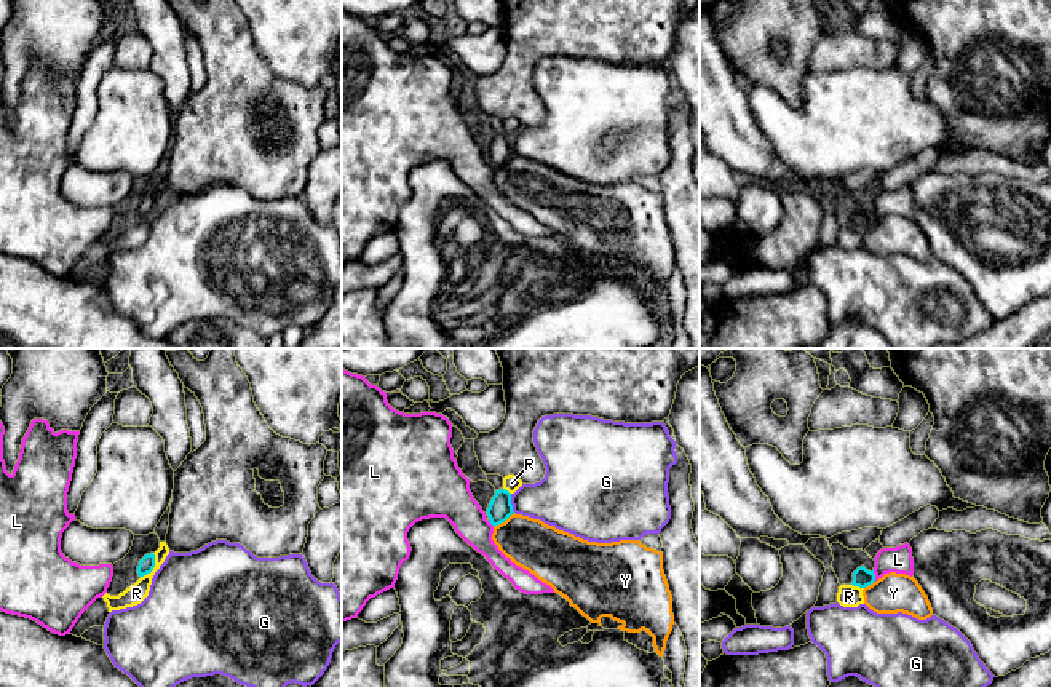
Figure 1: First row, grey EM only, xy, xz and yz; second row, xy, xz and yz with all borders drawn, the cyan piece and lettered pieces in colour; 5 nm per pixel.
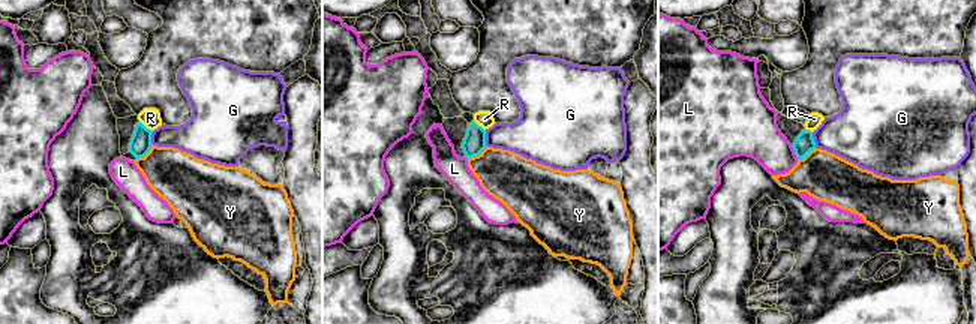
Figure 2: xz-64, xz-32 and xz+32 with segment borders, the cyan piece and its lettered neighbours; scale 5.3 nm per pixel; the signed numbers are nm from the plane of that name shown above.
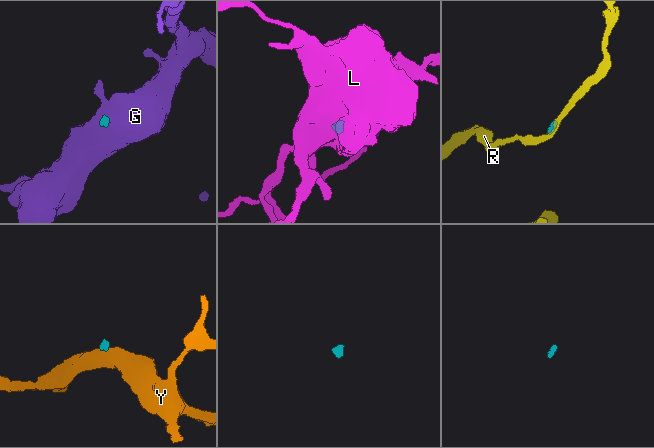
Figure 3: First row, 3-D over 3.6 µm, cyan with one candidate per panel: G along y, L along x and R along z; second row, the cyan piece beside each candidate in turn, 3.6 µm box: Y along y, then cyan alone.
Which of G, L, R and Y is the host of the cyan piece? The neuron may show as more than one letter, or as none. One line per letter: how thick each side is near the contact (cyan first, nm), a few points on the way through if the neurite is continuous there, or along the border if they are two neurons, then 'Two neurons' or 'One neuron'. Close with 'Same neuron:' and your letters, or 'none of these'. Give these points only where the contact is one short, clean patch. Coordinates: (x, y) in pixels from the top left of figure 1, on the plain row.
G: Thickness 120 nm (cyan) against 280 nm. Boundary: xz (510, 136), (510, 146), (515, 154). Two neurons
L: Thickness 100 nm (cyan) against 130 nm. Boundary: yz (872, 213), (876, 222). Two neurons
R: Thickness 80 nm (cyan) against 100 nm. Boundary: xy (154, 195), (154, 210), (141, 219). Two neurons
Y: Thickness 120 nm (cyan) against 260 nm. Boundary: xz (515, 155), (494, 170). Two neurons
Same neuron: none of these

